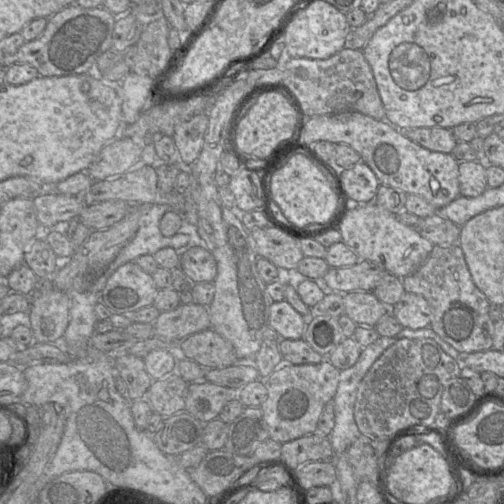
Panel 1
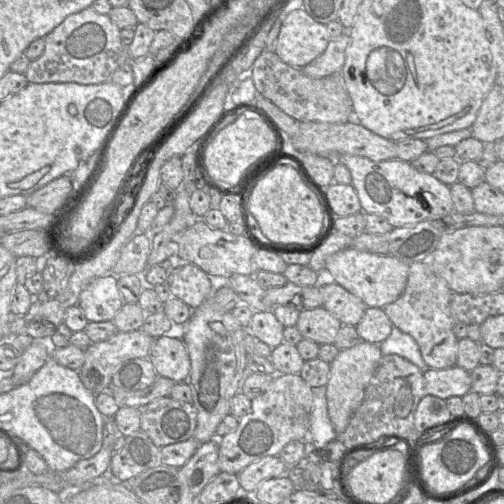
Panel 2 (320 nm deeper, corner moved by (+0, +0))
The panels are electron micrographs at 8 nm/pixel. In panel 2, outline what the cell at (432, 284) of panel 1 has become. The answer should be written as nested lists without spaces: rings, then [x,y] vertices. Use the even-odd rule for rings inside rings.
[[[417,261],[409,265],[407,284],[401,296],[382,308],[393,326],[413,337],[429,369],[445,369],[456,365],[459,339],[453,332],[456,324],[450,309],[453,294],[447,282],[427,262]]]

